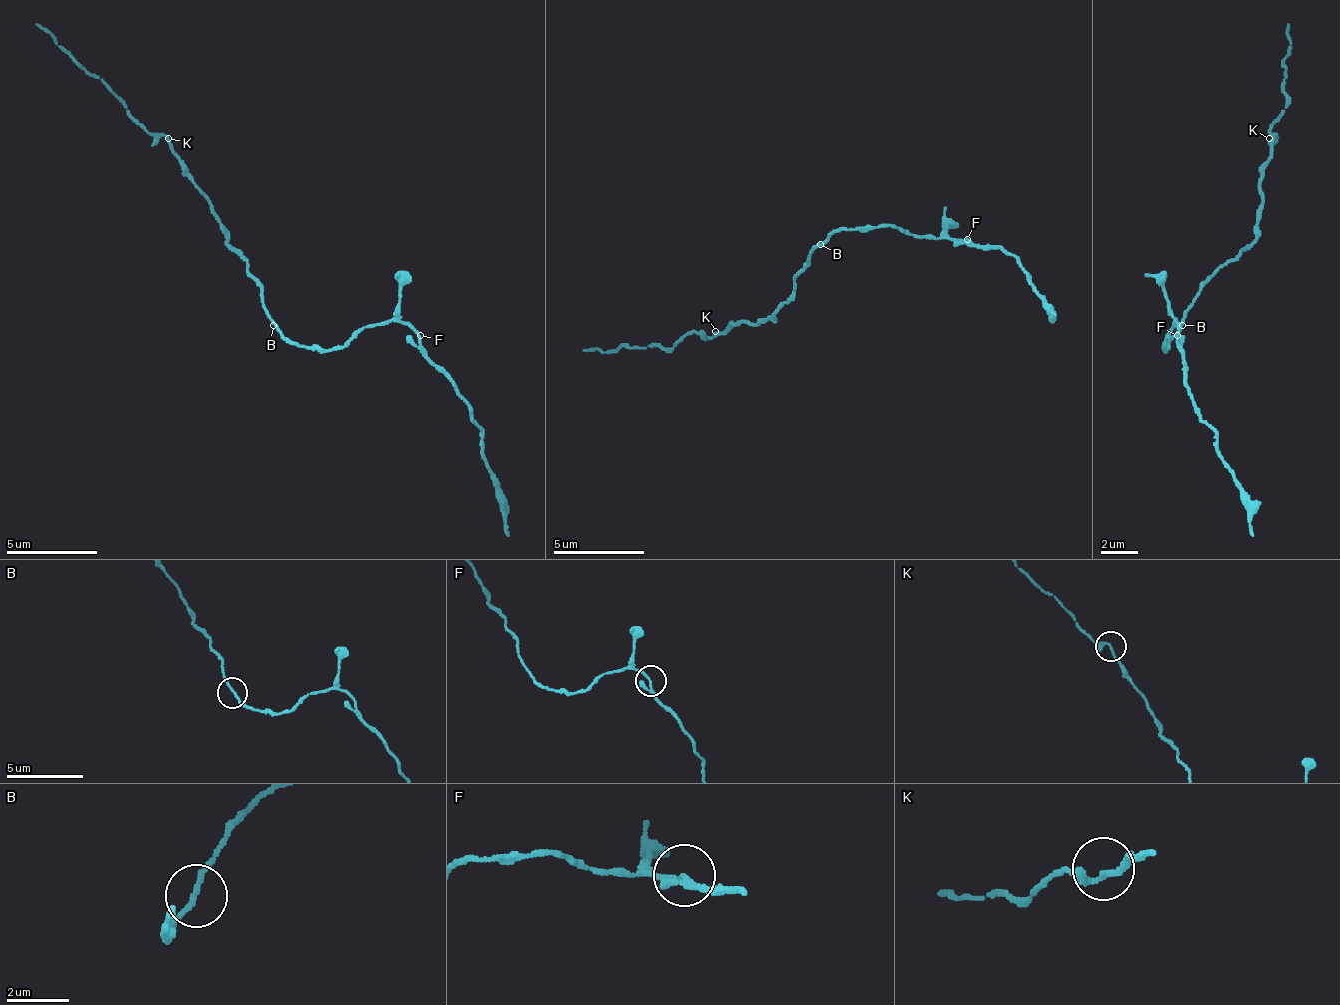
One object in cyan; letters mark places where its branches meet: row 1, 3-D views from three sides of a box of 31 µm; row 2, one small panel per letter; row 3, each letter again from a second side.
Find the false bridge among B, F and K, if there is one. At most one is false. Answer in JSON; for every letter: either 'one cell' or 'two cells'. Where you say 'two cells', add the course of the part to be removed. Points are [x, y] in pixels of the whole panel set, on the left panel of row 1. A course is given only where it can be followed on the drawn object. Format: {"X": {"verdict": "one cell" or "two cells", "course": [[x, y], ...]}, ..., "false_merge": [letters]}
{"B": {"verdict": "one cell"}, "F": {"verdict": "one cell"}, "K": {"verdict": "one cell"}, "false_merge": []}

